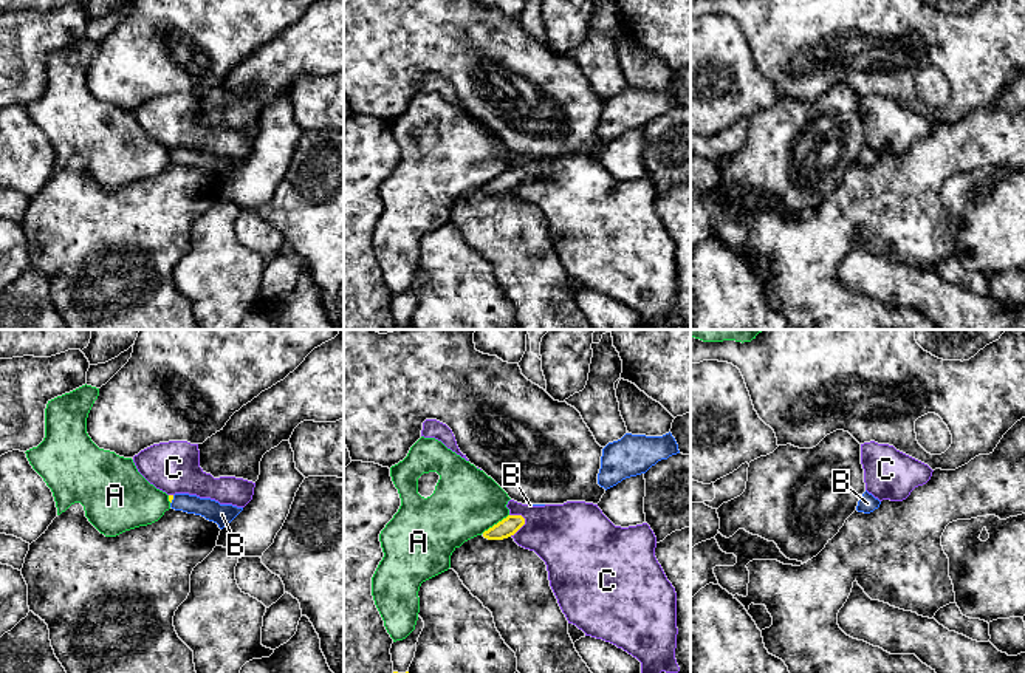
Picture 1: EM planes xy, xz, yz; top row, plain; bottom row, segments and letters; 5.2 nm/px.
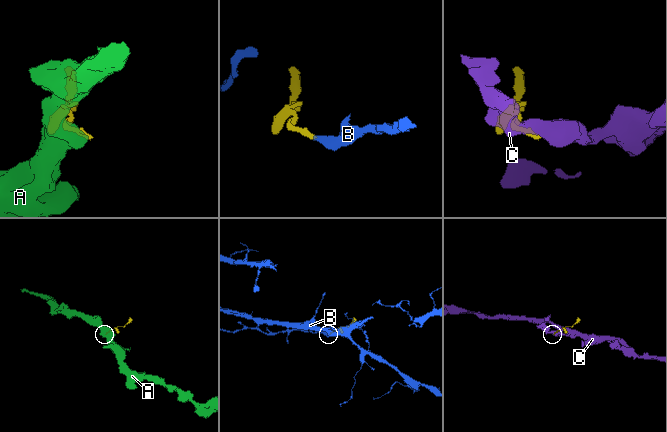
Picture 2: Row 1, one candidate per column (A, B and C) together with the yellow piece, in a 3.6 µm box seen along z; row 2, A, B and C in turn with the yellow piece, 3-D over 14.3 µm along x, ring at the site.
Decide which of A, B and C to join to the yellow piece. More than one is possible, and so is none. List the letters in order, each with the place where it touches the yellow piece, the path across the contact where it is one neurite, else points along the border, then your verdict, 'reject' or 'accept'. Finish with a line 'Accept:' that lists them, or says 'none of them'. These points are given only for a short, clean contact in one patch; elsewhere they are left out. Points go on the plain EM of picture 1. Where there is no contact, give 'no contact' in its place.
A: meets yellow in xz at (494, 178); reject
B: meets yellow in xy at (172, 152); runs through xy (171, 150), (172, 152), (211, 163); accept
C: meets yellow in xz at (521, 180); border along xz (521, 167), (524, 177), (510, 189); reject
Accept: B

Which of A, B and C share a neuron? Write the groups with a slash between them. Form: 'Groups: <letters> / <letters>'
Groups: A / B / C

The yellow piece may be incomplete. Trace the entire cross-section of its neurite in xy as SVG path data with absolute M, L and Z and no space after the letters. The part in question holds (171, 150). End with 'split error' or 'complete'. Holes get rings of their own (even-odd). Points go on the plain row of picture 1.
M189 147L169 149L169 155L172 162L201 169L206 173L217 176L220 183L226 181L243 164L243 161L220 158L215 153Z | split error

